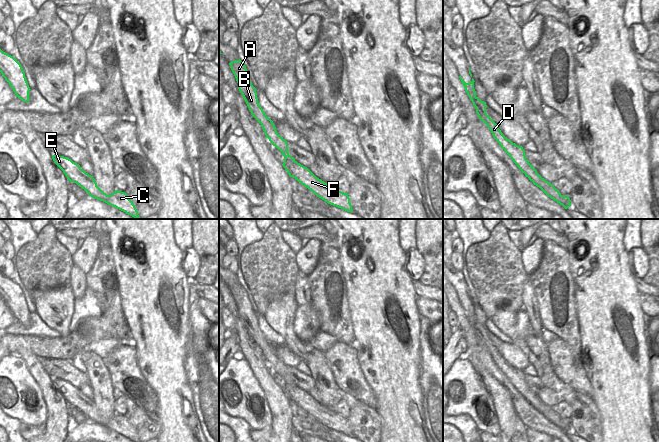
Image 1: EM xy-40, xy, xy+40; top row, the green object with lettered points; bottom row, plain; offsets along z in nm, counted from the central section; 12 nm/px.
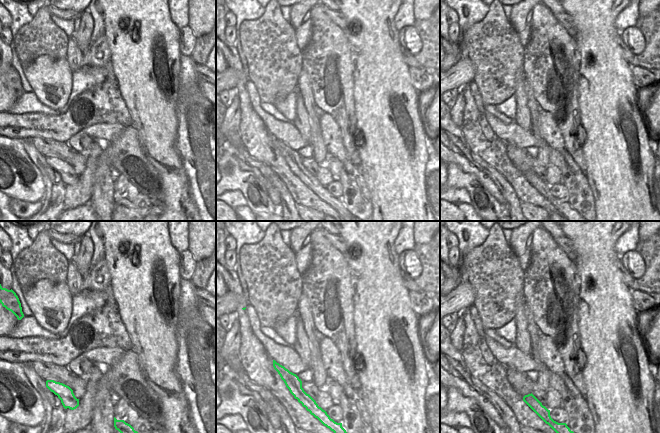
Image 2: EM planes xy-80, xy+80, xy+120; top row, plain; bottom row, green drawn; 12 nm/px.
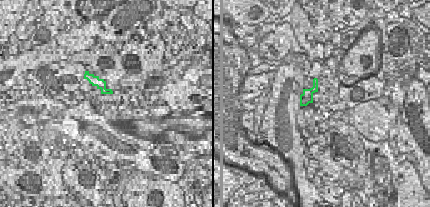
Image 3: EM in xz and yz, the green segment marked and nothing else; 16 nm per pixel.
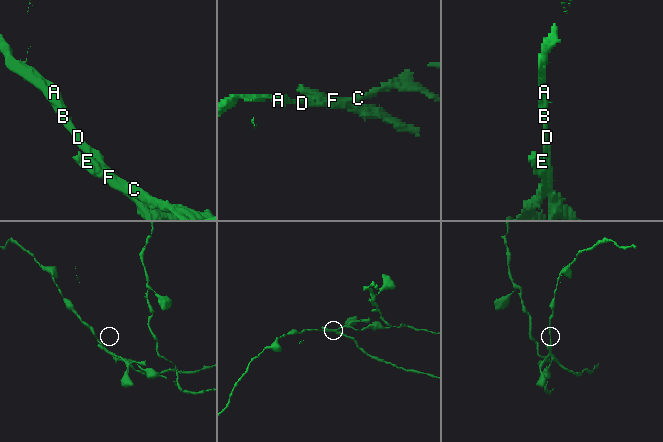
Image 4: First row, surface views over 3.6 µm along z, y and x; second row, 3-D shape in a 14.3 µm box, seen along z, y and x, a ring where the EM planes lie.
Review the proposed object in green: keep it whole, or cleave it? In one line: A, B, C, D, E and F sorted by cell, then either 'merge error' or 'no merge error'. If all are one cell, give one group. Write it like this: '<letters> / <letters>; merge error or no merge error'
A B D / C E F; merge error

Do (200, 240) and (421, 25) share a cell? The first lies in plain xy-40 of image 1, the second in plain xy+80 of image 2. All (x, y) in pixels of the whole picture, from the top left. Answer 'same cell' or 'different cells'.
different cells

